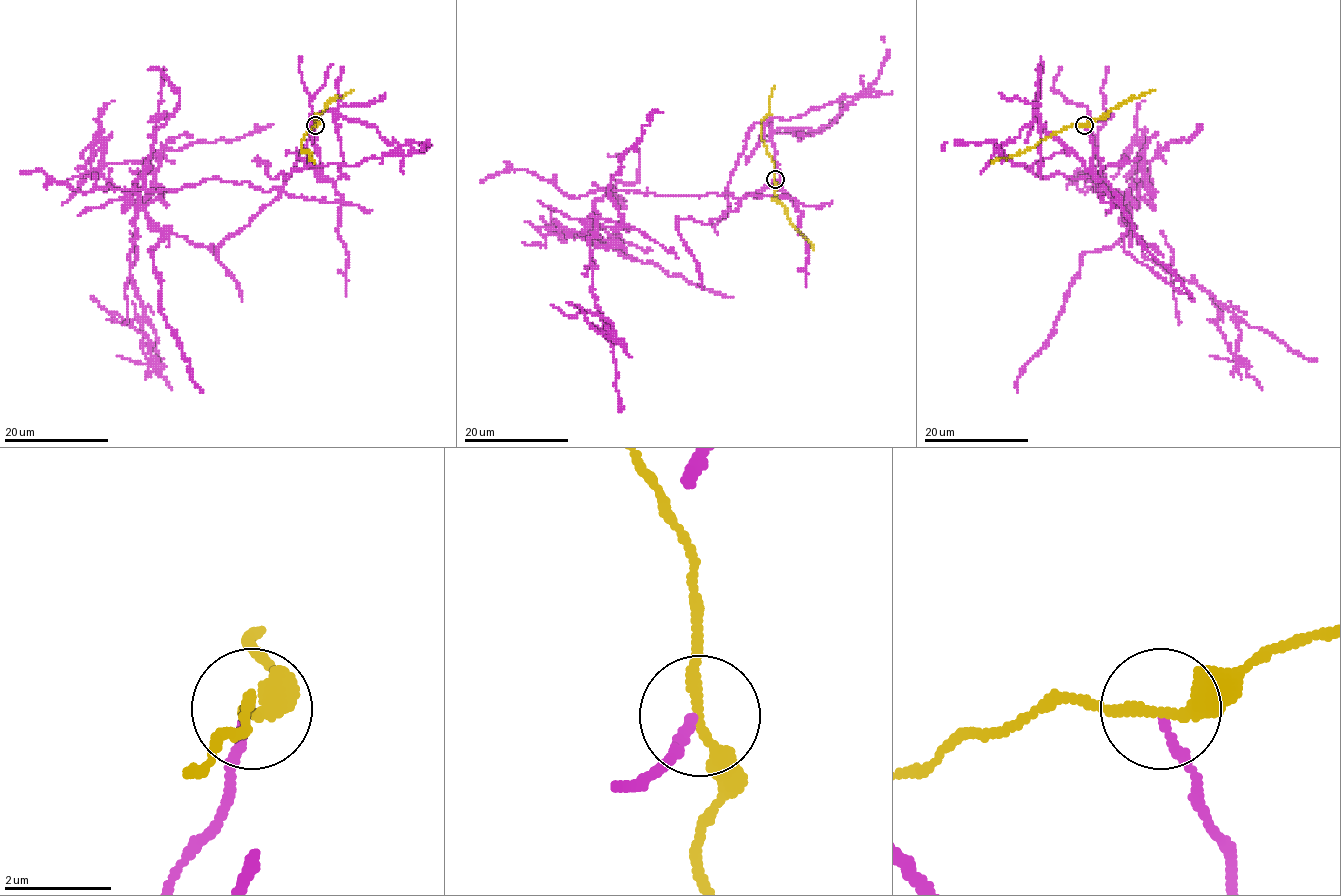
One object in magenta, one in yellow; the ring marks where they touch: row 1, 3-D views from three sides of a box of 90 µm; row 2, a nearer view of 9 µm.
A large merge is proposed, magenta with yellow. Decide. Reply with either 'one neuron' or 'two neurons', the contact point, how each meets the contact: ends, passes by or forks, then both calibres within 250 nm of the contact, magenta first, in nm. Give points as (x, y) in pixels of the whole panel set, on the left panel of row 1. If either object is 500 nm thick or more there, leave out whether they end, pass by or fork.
two neurons | (315, 125) | magenta ends | yellow passes by | 160/240 nm

